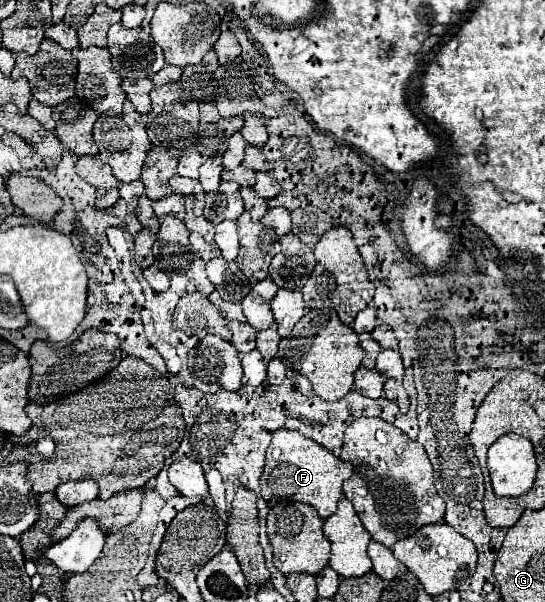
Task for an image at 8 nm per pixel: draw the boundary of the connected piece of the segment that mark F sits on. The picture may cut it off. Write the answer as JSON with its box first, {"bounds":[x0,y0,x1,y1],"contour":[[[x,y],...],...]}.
{"bounds":[260,429,352,519],"contour":[[[278,429],[272,435],[266,451],[266,465],[260,477],[260,495],[272,507],[280,501],[302,501],[310,503],[322,519],[328,519],[336,511],[342,499],[342,481],[352,475],[352,465],[334,457],[320,443],[300,435],[298,431]]]}

